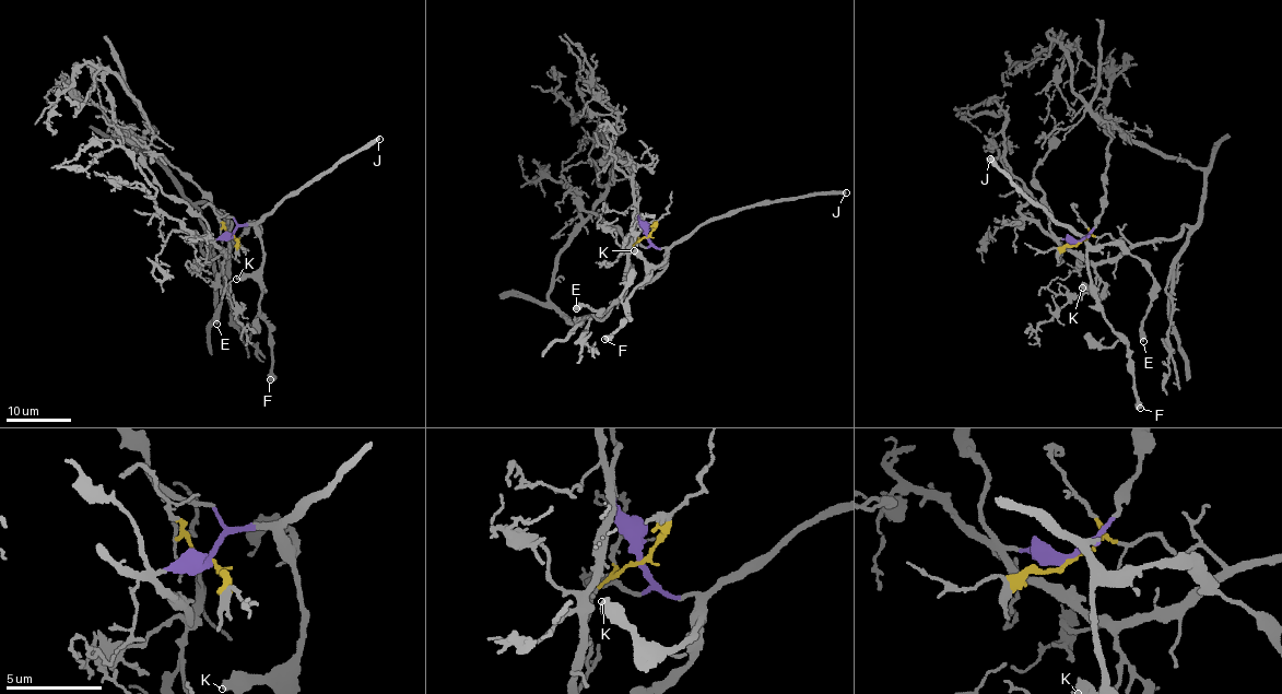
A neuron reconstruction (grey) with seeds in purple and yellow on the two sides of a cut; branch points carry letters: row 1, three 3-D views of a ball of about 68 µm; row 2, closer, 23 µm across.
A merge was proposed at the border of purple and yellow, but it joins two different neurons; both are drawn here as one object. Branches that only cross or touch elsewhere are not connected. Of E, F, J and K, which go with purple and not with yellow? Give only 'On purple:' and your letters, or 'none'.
On purple: E, F, J, K

